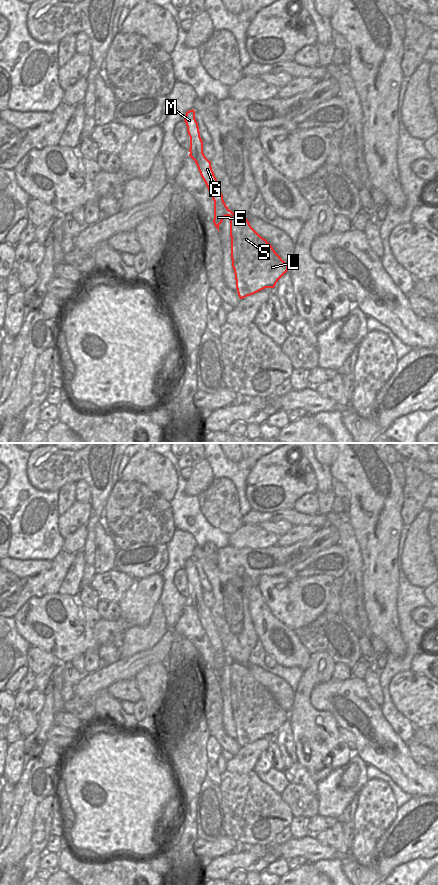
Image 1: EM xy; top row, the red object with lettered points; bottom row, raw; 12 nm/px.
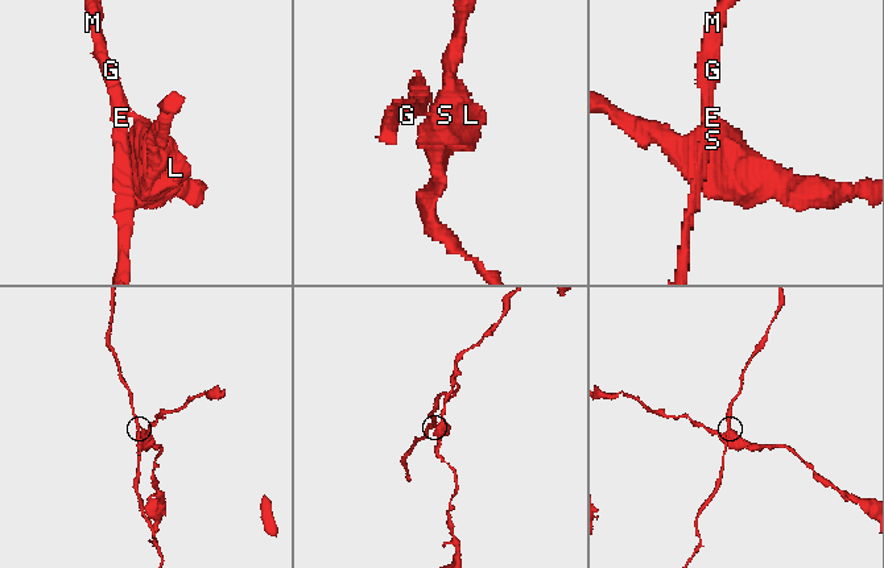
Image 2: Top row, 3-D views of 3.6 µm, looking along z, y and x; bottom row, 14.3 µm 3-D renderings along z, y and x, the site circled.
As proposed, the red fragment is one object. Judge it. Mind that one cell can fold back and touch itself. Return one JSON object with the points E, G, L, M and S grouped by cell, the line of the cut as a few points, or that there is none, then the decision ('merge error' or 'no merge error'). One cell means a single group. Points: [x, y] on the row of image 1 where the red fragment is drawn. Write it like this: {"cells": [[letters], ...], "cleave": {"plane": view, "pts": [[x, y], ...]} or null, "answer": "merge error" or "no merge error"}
{"cells": [["E", "G", "M"], ["L", "S"]], "cleave": {"plane": "xy", "pts": [[233, 213], [229, 216]]}, "answer": "merge error"}

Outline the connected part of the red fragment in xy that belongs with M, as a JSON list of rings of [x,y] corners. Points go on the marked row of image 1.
[[[193,109],[186,112],[184,121],[190,137],[189,156],[195,161],[200,175],[214,201],[213,223],[219,232],[219,225],[222,223],[223,219],[226,216],[232,216],[234,213],[226,206],[218,181],[211,167],[211,161],[209,161],[203,153],[203,141],[200,137],[198,123],[195,119],[195,111]]]

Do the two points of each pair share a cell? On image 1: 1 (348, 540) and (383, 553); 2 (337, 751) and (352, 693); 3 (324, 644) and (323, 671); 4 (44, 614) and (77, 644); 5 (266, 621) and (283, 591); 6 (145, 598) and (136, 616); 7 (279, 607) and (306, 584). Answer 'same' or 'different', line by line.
1: different
2: different
3: different
4: same
5: different
6: same
7: same

